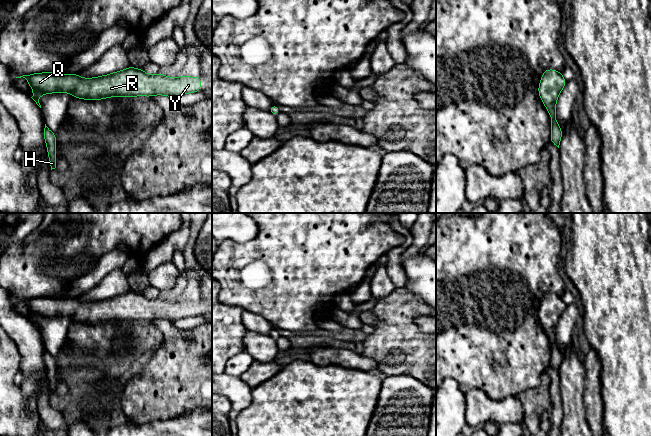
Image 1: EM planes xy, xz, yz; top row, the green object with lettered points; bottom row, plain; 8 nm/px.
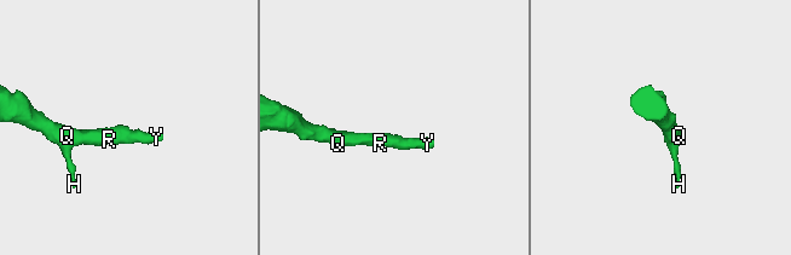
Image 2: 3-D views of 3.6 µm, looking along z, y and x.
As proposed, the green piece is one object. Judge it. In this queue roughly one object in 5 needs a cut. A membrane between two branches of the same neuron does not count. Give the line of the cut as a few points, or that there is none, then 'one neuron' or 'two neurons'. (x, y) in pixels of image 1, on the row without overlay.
cut none; one neuron

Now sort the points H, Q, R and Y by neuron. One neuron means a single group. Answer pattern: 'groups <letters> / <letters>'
groups H Q R Y

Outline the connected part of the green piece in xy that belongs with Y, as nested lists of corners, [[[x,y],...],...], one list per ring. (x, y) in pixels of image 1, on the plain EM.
[[[128,291],[124,294],[117,295],[108,299],[98,300],[95,302],[81,302],[79,298],[62,299],[54,296],[34,297],[23,299],[16,302],[25,302],[29,310],[33,313],[33,320],[31,321],[36,328],[41,332],[39,327],[39,320],[51,317],[70,317],[74,322],[85,324],[100,324],[109,321],[135,321],[165,319],[168,321],[176,321],[182,318],[195,317],[201,315],[201,300],[189,301],[179,300],[171,302],[166,299],[157,297],[156,299],[149,299],[134,291]]]

